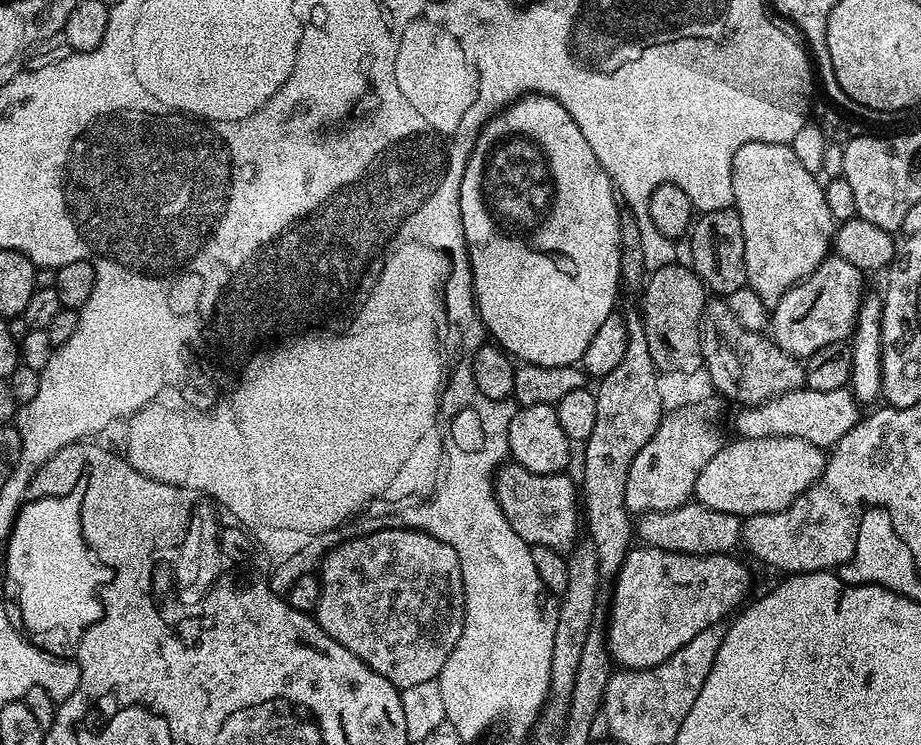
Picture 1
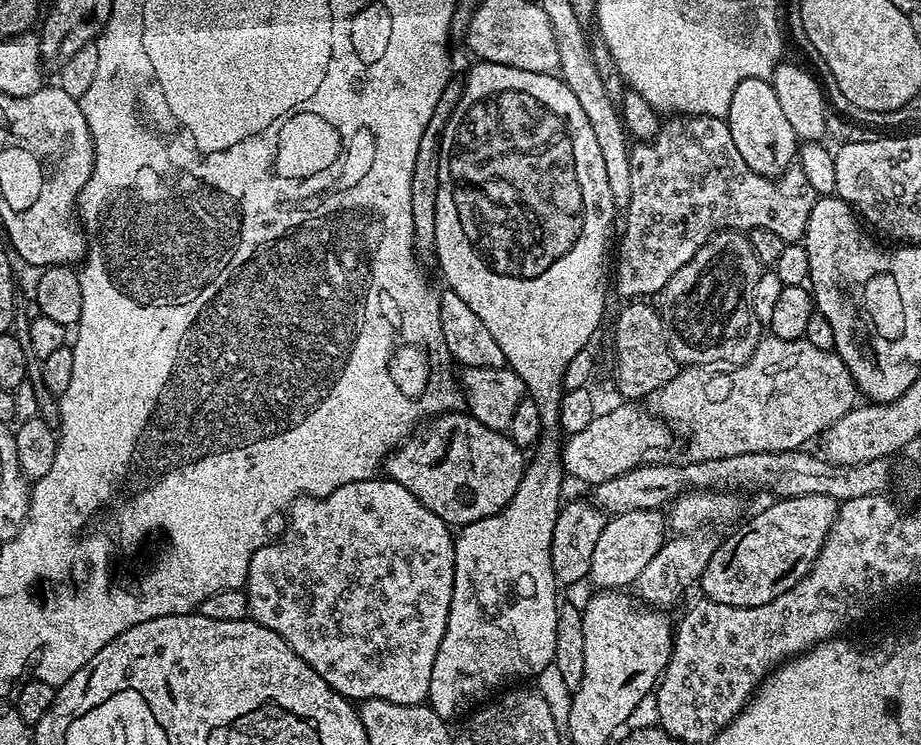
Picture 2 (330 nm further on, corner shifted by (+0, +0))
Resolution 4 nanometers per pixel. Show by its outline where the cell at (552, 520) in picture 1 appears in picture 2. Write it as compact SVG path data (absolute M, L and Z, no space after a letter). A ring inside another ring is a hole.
M464 410L443 413L429 419L427 424L428 428L421 427L388 453L382 465L383 471L388 471L385 472L387 479L406 486L406 490L410 490L410 494L414 494L414 498L426 506L426 510L438 514L438 518L450 526L478 522L479 519L490 518L502 511L514 498L523 478L526 456L521 448L507 434L482 426L482 422Z

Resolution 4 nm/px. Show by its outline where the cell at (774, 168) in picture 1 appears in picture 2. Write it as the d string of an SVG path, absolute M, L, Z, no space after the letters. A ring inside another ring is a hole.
M746 78L734 86L734 98L730 98L727 117L730 138L742 154L742 162L749 173L775 178L793 167L798 156L798 141L790 122L785 118L774 94L771 80Z

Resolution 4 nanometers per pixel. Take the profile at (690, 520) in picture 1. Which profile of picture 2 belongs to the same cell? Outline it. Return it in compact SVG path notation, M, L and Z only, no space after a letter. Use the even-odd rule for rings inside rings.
M806 494L776 498L771 502L773 504L766 505L749 524L742 525L733 536L725 535L721 539L698 581L698 588L704 591L701 593L707 599L739 608L766 606L766 602L774 602L774 598L786 594L786 590L802 582L802 578L814 566L828 537L828 531L836 521L838 501L826 494Z

